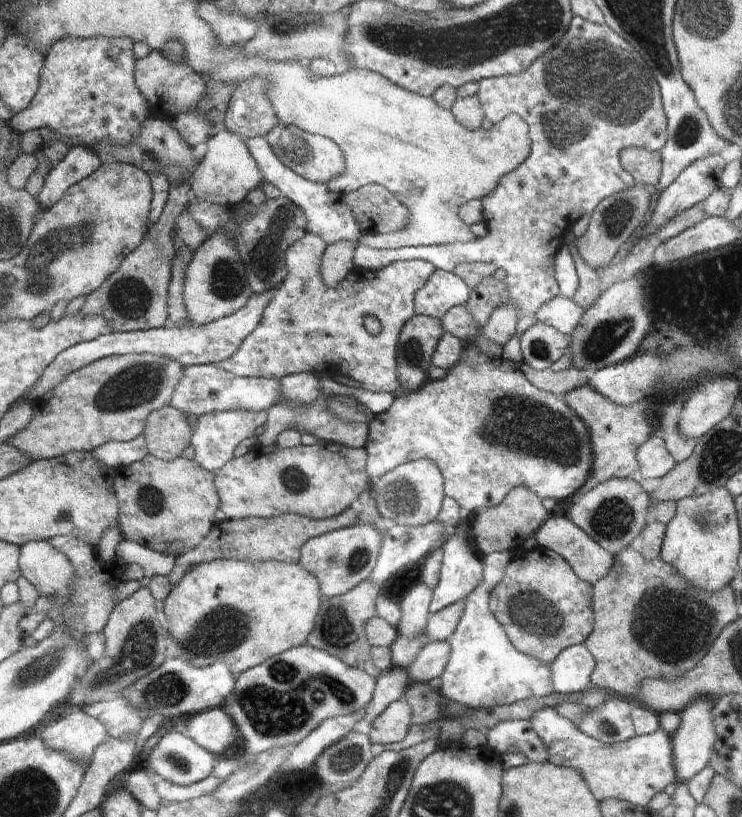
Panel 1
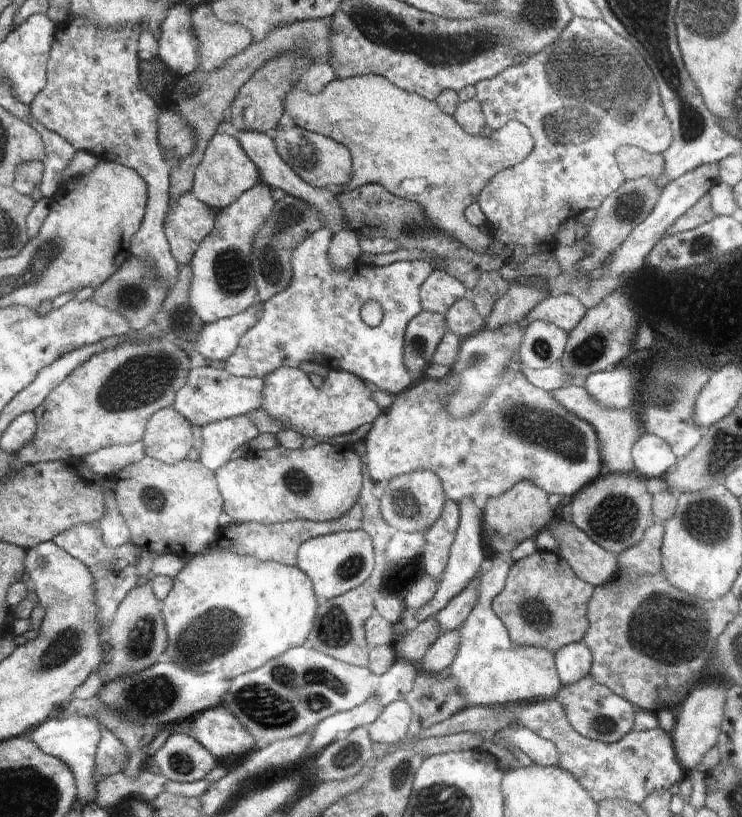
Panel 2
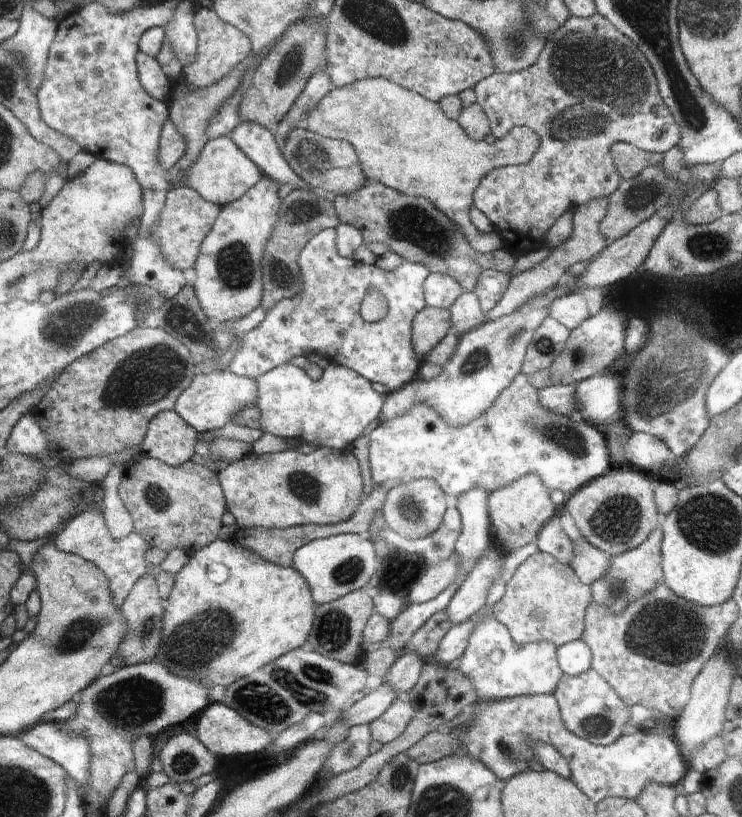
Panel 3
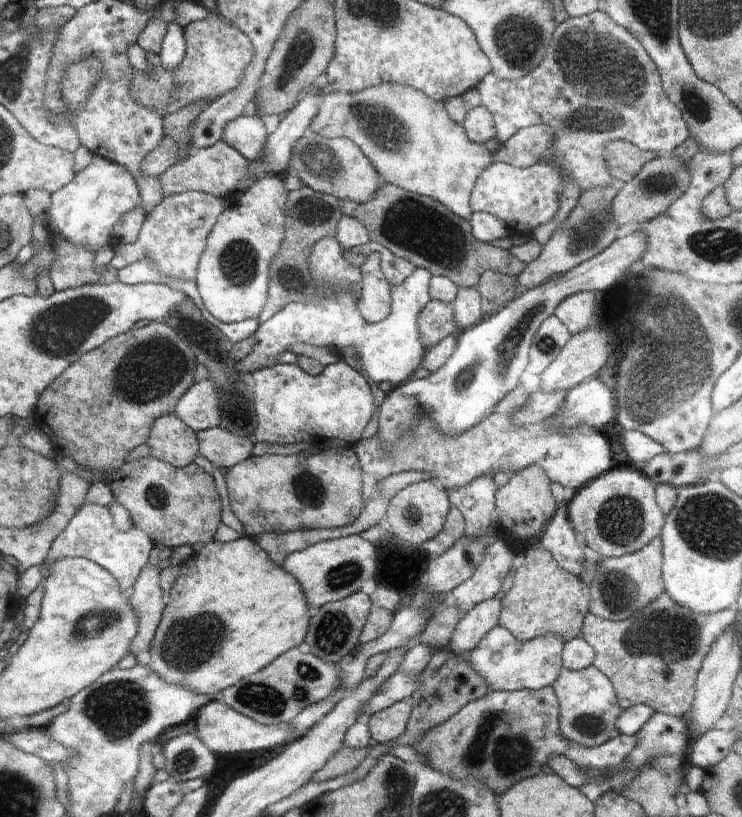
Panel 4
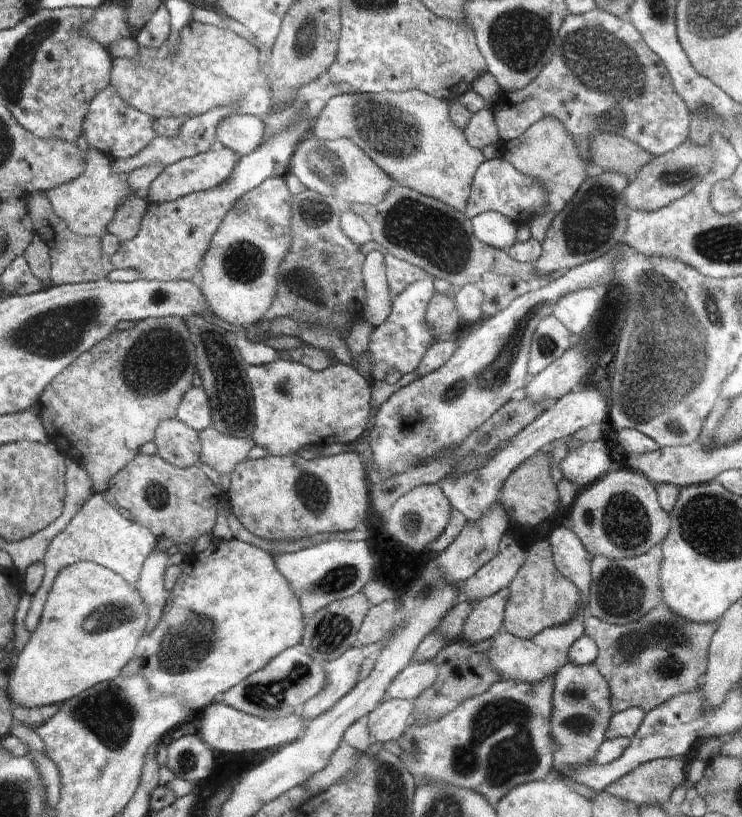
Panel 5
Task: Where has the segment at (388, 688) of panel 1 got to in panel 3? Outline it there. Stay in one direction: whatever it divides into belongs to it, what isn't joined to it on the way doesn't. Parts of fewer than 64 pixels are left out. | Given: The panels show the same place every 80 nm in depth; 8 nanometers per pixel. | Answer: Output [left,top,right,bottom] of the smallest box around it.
[384,650,426,700]

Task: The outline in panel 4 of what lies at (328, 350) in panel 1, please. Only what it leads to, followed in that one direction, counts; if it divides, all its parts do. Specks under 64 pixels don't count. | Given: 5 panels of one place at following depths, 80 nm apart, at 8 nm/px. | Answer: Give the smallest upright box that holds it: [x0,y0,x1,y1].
[236,237,432,386]

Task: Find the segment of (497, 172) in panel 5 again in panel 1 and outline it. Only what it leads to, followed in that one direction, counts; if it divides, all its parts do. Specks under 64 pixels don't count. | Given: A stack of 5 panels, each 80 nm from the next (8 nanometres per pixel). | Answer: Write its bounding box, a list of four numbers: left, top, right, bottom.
[353,16,668,336]

